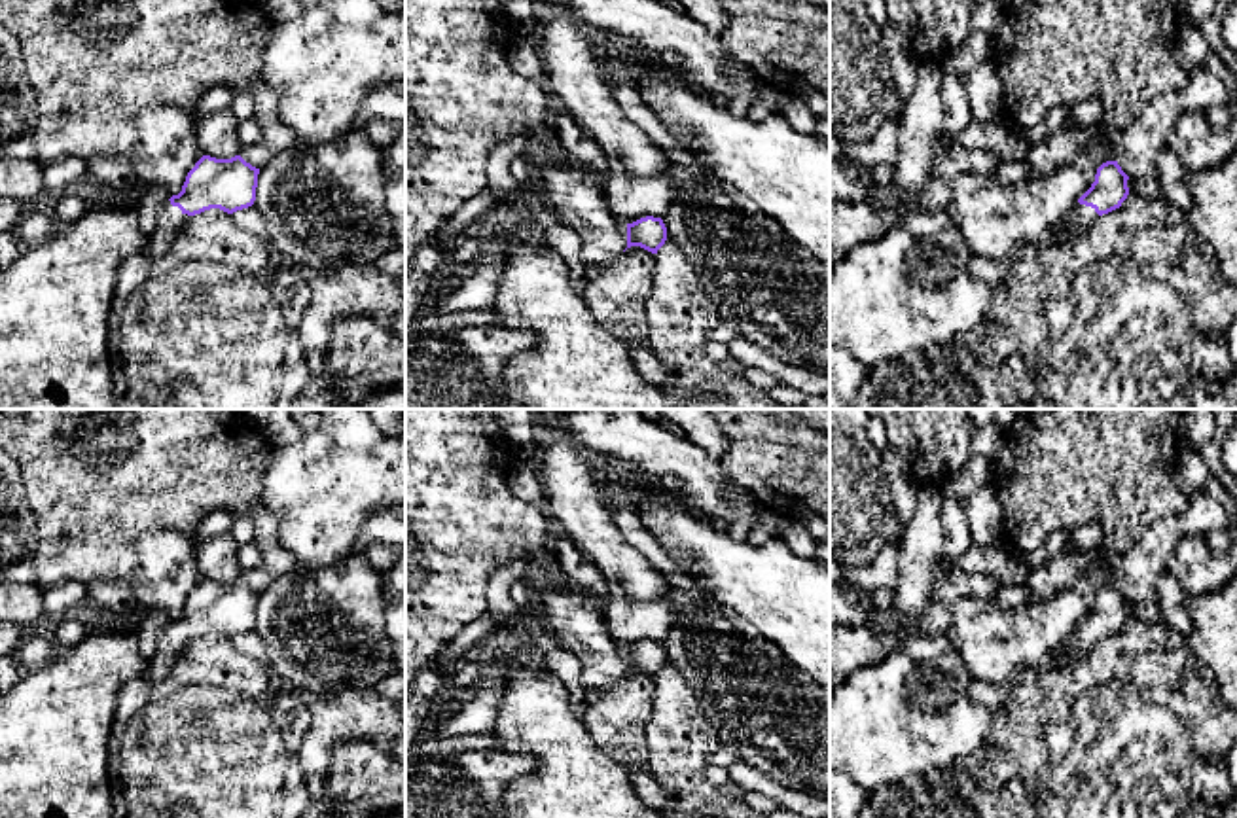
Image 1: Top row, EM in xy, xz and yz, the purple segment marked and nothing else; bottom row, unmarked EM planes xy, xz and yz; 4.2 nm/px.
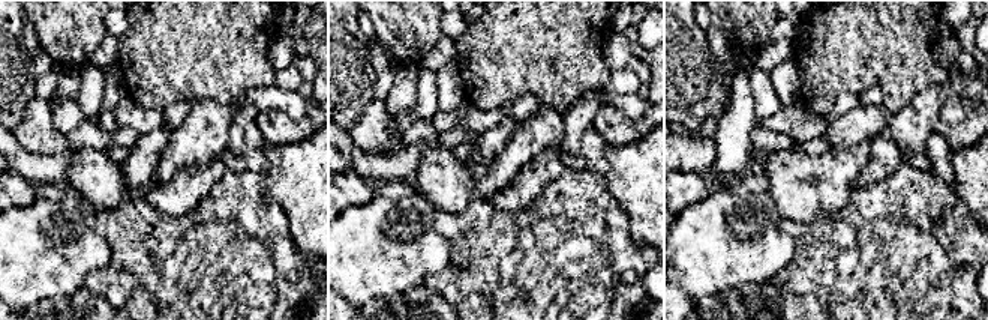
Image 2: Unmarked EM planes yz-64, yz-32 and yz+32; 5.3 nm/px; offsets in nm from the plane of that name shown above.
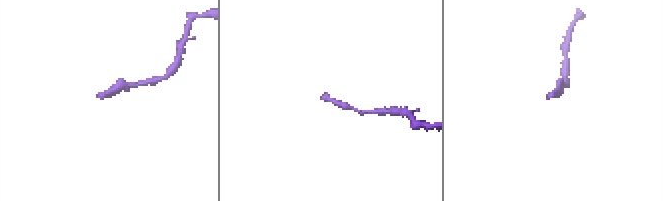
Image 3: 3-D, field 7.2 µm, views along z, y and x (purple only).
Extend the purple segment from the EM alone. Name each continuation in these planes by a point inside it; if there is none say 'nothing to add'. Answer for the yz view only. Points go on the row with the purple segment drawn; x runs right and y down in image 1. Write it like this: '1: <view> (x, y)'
1: yz (1080, 218)

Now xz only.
1: xz (576, 195)

